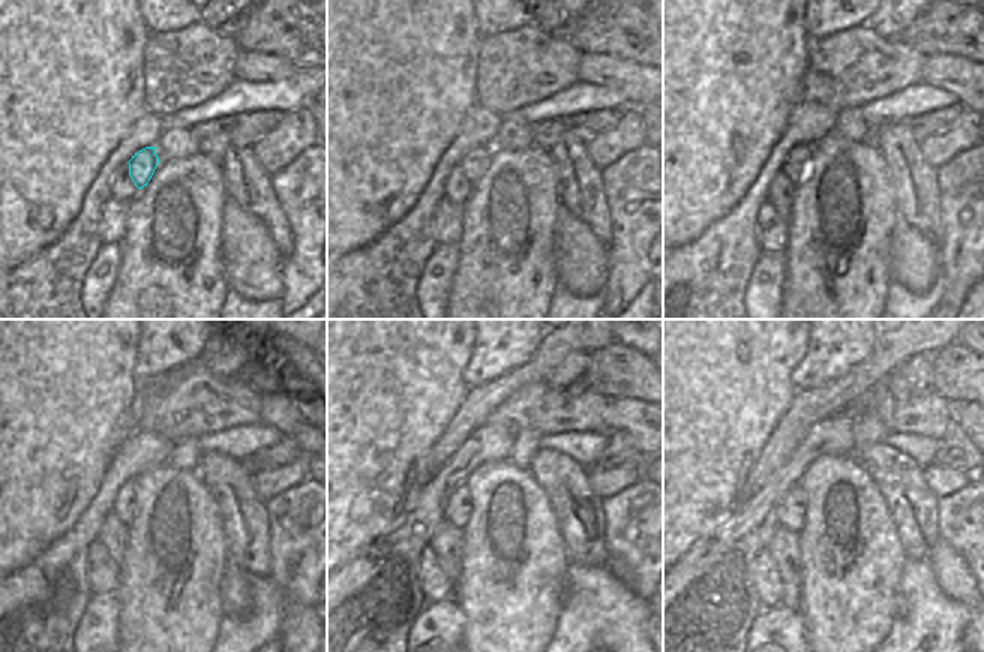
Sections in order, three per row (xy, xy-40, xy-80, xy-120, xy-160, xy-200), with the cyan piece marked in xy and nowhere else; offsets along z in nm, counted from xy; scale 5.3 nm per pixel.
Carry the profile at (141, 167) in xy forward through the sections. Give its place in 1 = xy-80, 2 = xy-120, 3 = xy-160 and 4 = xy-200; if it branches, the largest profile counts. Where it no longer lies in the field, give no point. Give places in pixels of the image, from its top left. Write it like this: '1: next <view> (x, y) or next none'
1: next xy-80 (795, 165)
2: next xy-120 (125, 504)
3: next xy-160 (458, 510)
4: next xy-200 (791, 514)

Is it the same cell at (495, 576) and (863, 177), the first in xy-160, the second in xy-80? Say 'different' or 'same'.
same

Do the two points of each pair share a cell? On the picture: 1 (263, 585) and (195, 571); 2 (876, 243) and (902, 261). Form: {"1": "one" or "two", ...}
{"1": "two", "2": "two"}

